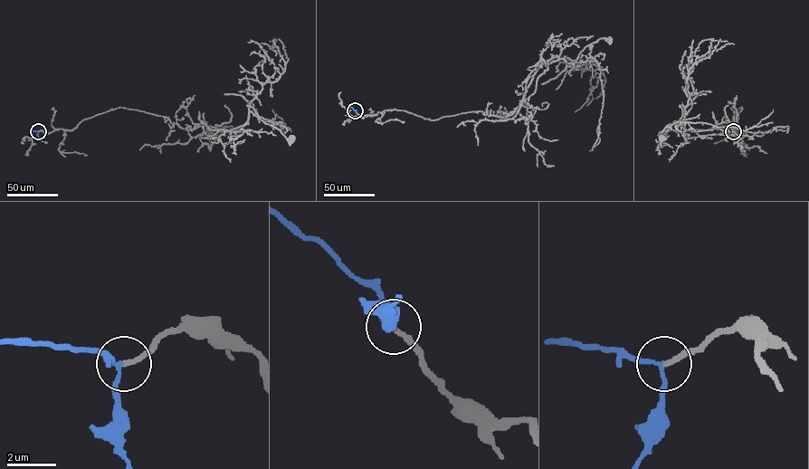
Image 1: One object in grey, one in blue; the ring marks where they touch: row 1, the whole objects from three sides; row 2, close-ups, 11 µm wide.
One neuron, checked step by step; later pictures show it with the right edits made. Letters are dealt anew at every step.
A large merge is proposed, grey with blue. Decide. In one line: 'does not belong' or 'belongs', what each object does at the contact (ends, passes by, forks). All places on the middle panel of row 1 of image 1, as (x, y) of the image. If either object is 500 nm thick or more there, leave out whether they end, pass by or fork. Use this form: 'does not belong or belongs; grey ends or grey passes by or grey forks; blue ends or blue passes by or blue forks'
belongs; grey ends; blue passes by

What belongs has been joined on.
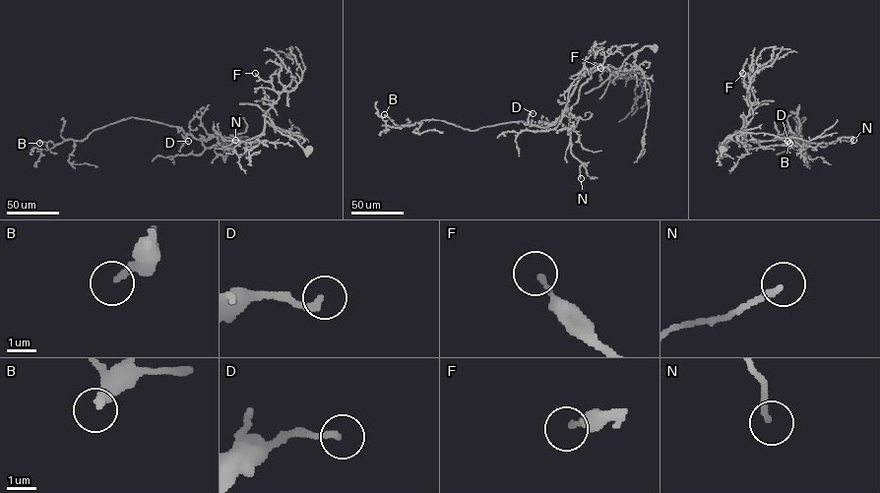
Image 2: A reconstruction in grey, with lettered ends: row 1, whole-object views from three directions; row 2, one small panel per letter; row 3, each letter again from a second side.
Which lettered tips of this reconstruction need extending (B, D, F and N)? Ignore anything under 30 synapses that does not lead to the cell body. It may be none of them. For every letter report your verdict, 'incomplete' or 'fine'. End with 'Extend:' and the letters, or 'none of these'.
B: fine
D: fine
F: fine
N: fine
Extend: none of these

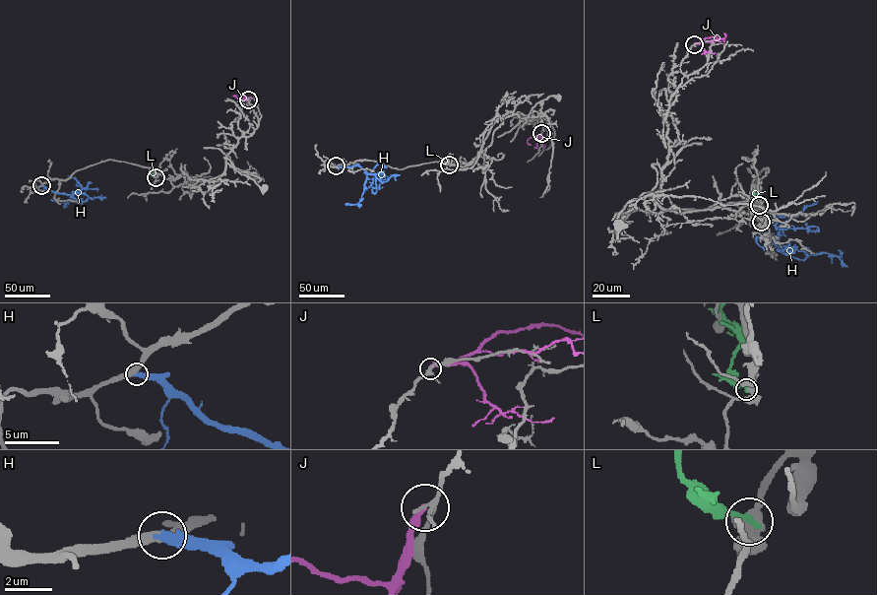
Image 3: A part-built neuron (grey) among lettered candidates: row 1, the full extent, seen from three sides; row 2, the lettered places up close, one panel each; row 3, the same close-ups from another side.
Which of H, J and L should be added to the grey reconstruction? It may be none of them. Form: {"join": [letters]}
{"join": []}

